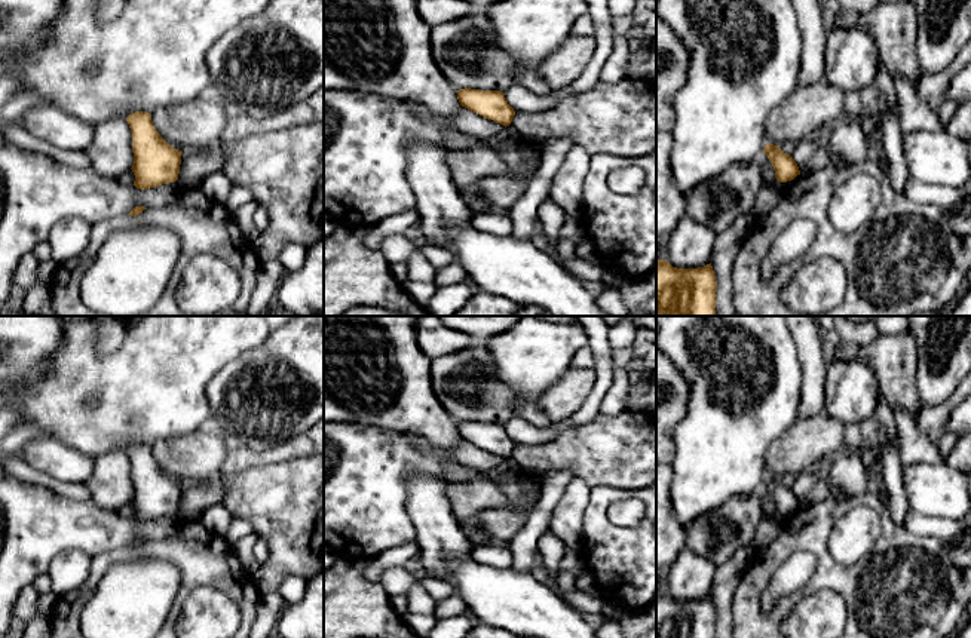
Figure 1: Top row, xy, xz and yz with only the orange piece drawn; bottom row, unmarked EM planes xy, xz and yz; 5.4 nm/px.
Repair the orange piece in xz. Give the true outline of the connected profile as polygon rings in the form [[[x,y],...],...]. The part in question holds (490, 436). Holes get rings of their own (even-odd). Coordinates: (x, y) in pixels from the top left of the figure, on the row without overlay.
[[[459,421],[457,432],[462,439],[483,448],[484,451],[493,453],[503,457],[511,457],[515,444],[508,436],[505,426],[499,423],[481,423],[481,421]]]

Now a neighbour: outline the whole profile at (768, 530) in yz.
[[[782,516],[762,519],[757,527],[756,536],[751,542],[751,546],[756,550],[760,550],[769,546],[782,531]]]

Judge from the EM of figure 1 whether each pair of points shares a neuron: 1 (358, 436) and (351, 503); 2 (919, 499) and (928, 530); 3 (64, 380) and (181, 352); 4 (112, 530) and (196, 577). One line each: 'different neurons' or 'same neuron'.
1: same neuron
2: different neurons
3: same neuron
4: different neurons

